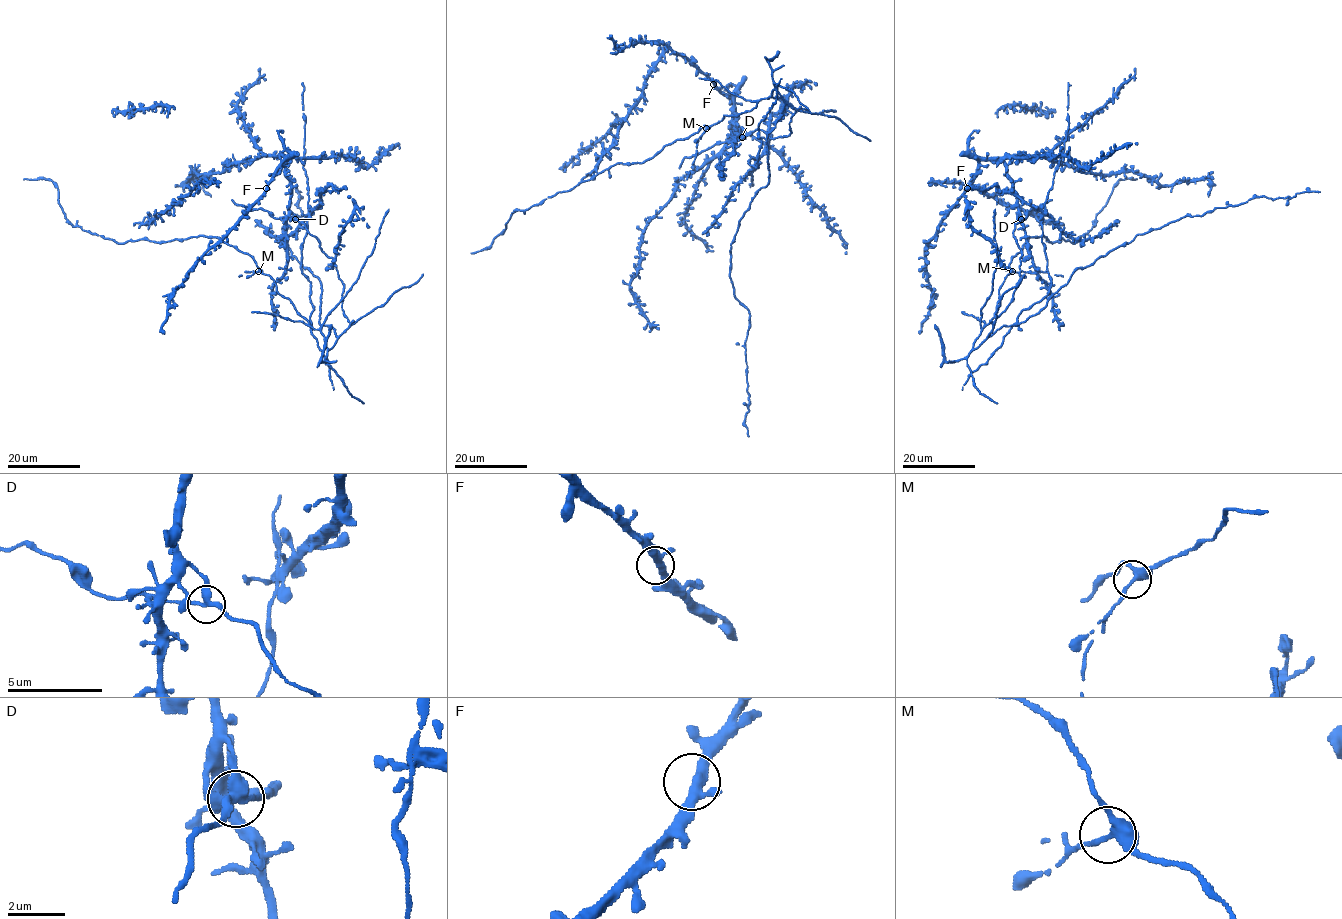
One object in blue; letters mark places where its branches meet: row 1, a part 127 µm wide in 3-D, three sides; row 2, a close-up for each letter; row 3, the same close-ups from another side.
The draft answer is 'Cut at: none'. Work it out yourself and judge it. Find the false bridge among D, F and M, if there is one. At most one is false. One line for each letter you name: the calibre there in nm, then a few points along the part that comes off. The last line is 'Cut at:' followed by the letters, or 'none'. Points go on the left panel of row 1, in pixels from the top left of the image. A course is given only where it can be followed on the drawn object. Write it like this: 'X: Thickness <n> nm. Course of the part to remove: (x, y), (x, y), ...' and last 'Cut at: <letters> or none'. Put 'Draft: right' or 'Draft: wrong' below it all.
Cut at: none
Draft: right

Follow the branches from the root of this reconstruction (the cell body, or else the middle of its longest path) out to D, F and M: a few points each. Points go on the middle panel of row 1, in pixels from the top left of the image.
D: (771, 93), (775, 89), (785, 103), (797, 109), (789, 122), (790, 134), (770, 138), (756, 129), (742, 137)
F: (771, 93), (775, 89), (797, 109), (790, 134), (770, 138), (756, 129), (739, 136), (732, 98), (713, 84)
M: (771, 93), (749, 111), (737, 116), (724, 115), (720, 121), (706, 128)

